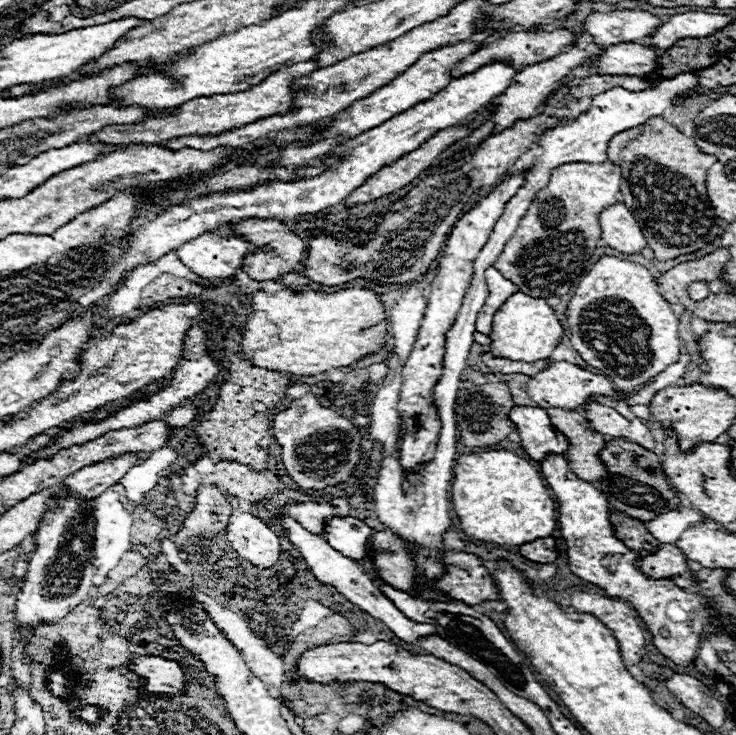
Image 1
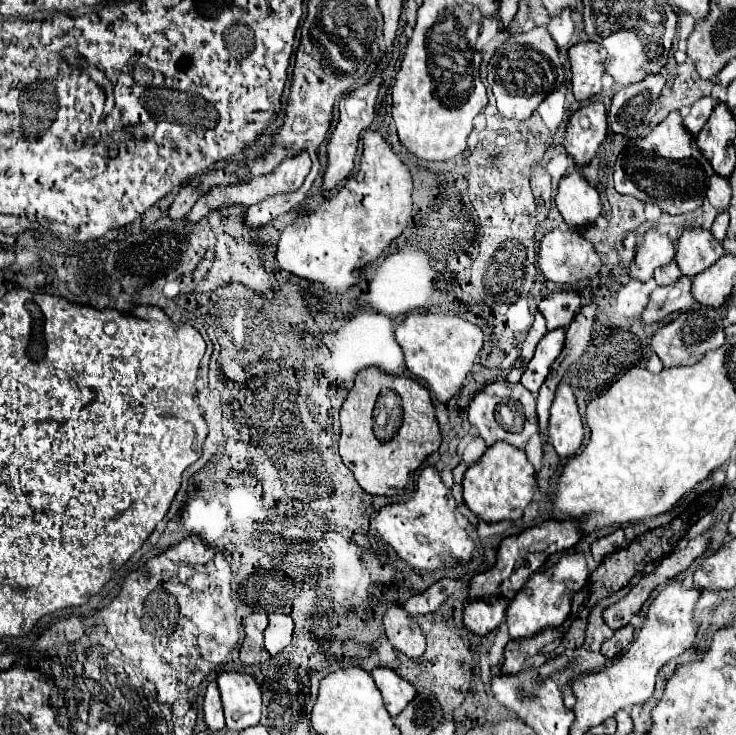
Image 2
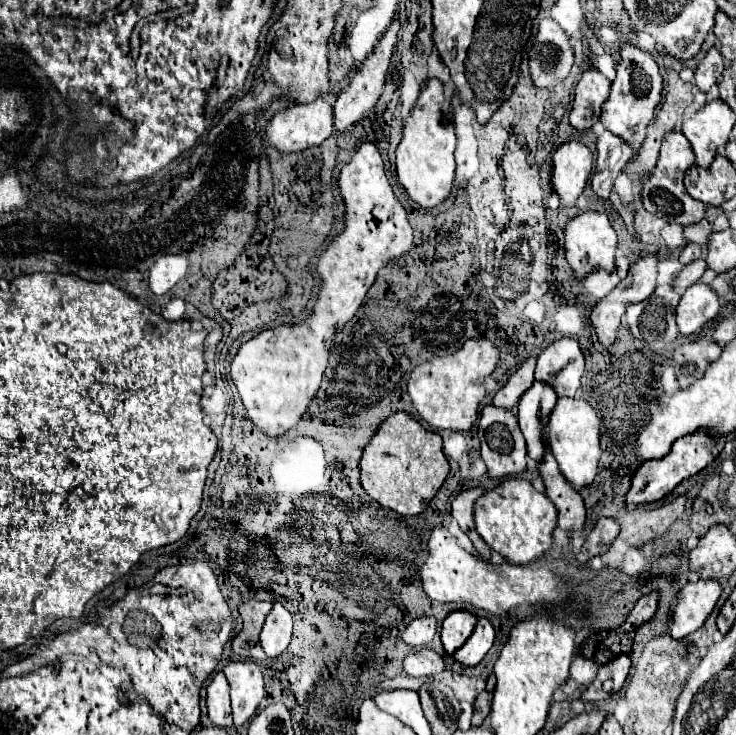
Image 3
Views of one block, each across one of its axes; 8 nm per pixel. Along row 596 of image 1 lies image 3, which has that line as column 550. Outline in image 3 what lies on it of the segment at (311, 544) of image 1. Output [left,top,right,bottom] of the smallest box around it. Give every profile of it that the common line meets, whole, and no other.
[536,338,584,396]

